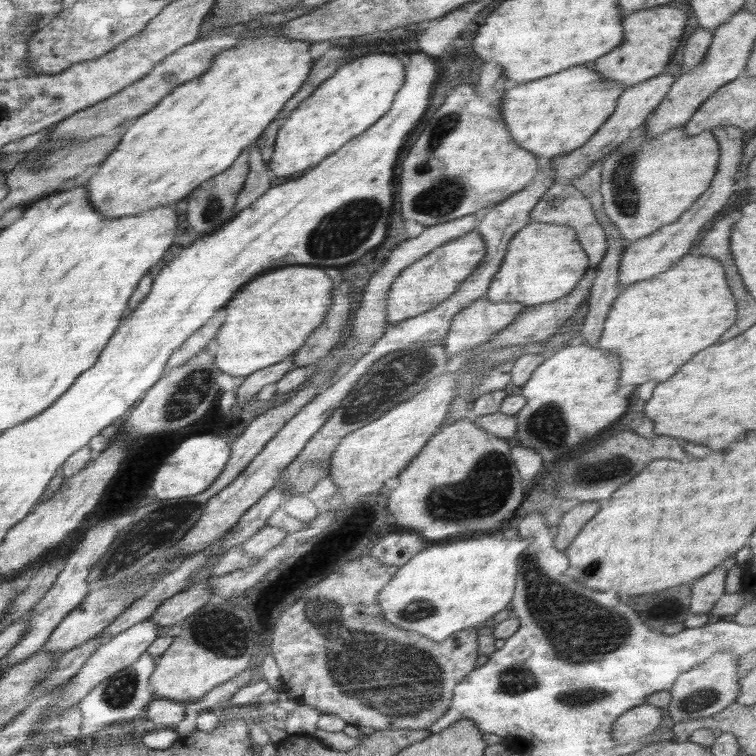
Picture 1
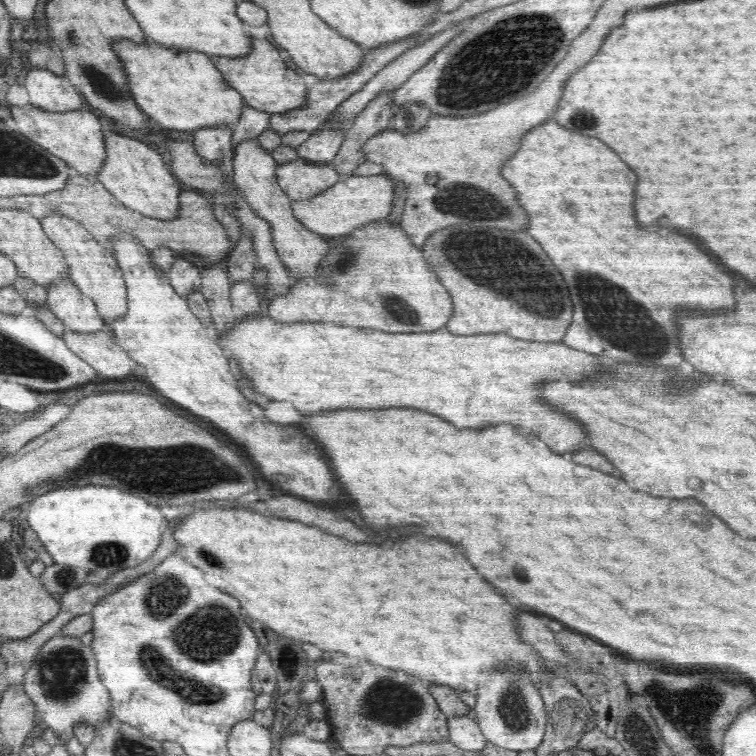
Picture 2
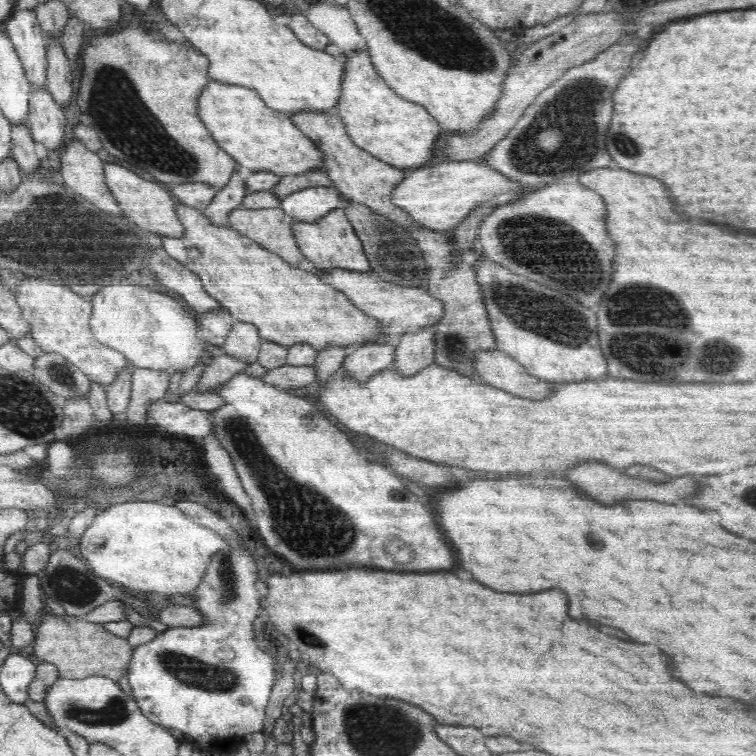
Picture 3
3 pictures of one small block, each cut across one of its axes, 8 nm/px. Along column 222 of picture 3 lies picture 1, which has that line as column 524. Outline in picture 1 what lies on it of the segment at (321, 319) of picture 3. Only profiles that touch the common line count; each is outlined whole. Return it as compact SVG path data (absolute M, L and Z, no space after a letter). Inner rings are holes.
M530 222L510 239L500 270L484 297L492 302L519 302L526 307L552 302L572 292L589 267L588 255L573 228Z

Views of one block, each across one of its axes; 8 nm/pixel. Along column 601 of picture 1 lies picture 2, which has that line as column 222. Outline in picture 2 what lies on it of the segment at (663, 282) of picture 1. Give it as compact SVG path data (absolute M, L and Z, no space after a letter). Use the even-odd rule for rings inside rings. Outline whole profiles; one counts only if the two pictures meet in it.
M241 316L234 328L221 336L211 330L216 343L222 347L232 362L234 370L242 373L256 392L272 400L290 400L302 415L311 416L330 410L370 410L370 408L418 408L440 418L450 420L456 428L482 430L498 424L512 424L518 428L530 428L534 436L540 436L556 454L578 452L586 448L586 432L578 420L566 416L560 410L544 404L538 398L538 388L548 380L564 378L578 384L584 380L600 378L598 372L604 366L600 356L592 356L574 350L566 344L554 344L527 340L514 340L506 333L474 334L458 336L445 326L430 332L390 333L380 330L348 328L336 324L278 324L268 316ZM344 356L344 358L342 358ZM456 358L456 360L452 360ZM362 360L362 362L360 362ZM478 406L484 406L486 414ZM490 414L490 416L488 416Z

